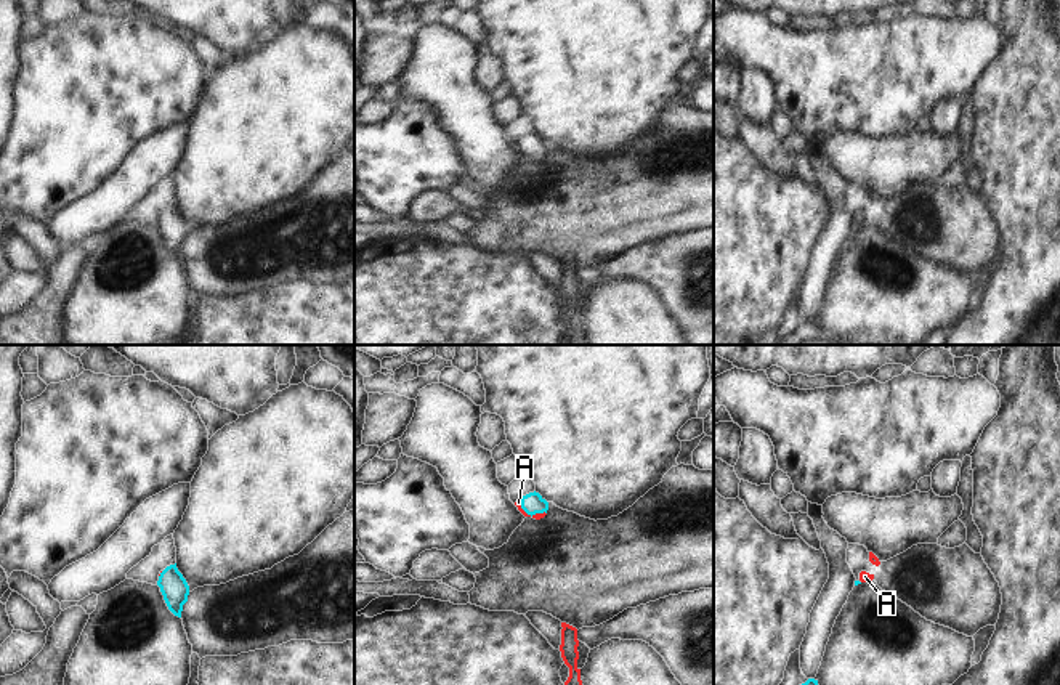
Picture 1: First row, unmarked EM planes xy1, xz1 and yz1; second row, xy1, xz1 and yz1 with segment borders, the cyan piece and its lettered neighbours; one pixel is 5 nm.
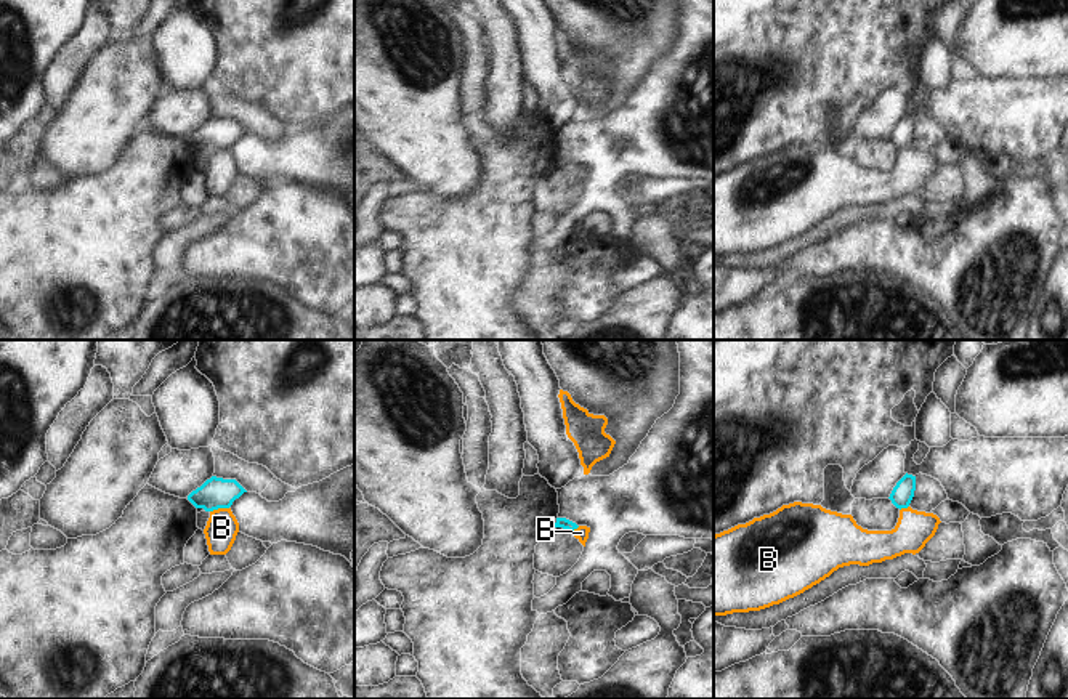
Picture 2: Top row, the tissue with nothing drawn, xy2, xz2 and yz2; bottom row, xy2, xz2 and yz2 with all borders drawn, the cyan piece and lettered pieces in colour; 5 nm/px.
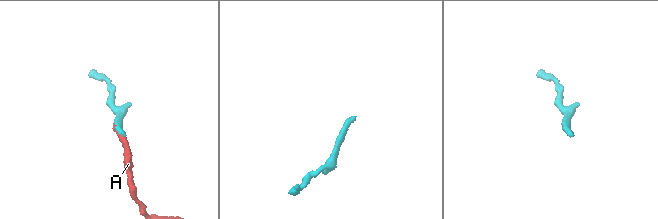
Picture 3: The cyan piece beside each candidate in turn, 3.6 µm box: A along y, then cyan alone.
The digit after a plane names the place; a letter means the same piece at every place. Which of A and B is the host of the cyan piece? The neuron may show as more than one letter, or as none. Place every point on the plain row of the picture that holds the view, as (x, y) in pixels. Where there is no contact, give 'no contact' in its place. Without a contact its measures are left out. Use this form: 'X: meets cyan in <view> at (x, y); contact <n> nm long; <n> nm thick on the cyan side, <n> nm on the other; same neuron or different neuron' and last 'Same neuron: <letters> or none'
A: meets cyan in xz1 at (530, 154); contact 160 nm long; 110 nm thick on the cyan side, 30 nm on the other; same neuron
B: meets cyan in xy2 at (218, 148); contact 100 nm long; 160 nm thick on the cyan side, 160 nm on the other; different neuron
Same neuron: A

